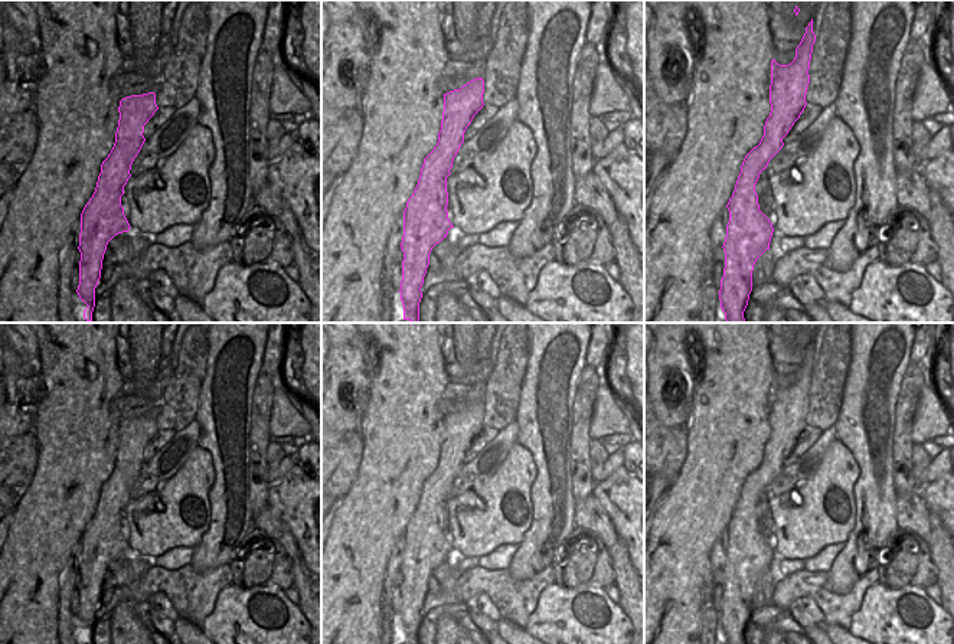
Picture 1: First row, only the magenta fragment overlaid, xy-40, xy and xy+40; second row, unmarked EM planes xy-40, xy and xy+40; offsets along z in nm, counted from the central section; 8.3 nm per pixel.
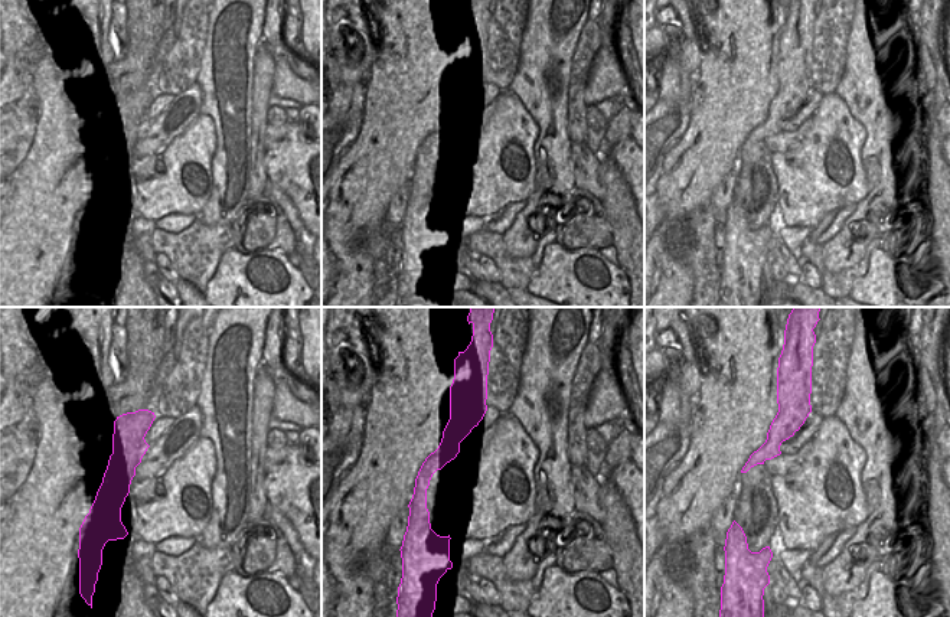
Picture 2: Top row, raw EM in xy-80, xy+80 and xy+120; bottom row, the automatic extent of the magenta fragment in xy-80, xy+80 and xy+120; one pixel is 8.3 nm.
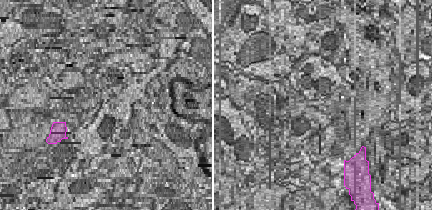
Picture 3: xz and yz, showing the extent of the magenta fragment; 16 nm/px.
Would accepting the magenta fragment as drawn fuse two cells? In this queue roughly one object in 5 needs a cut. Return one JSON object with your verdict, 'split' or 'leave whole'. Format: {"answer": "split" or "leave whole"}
{"answer": "leave whole"}

